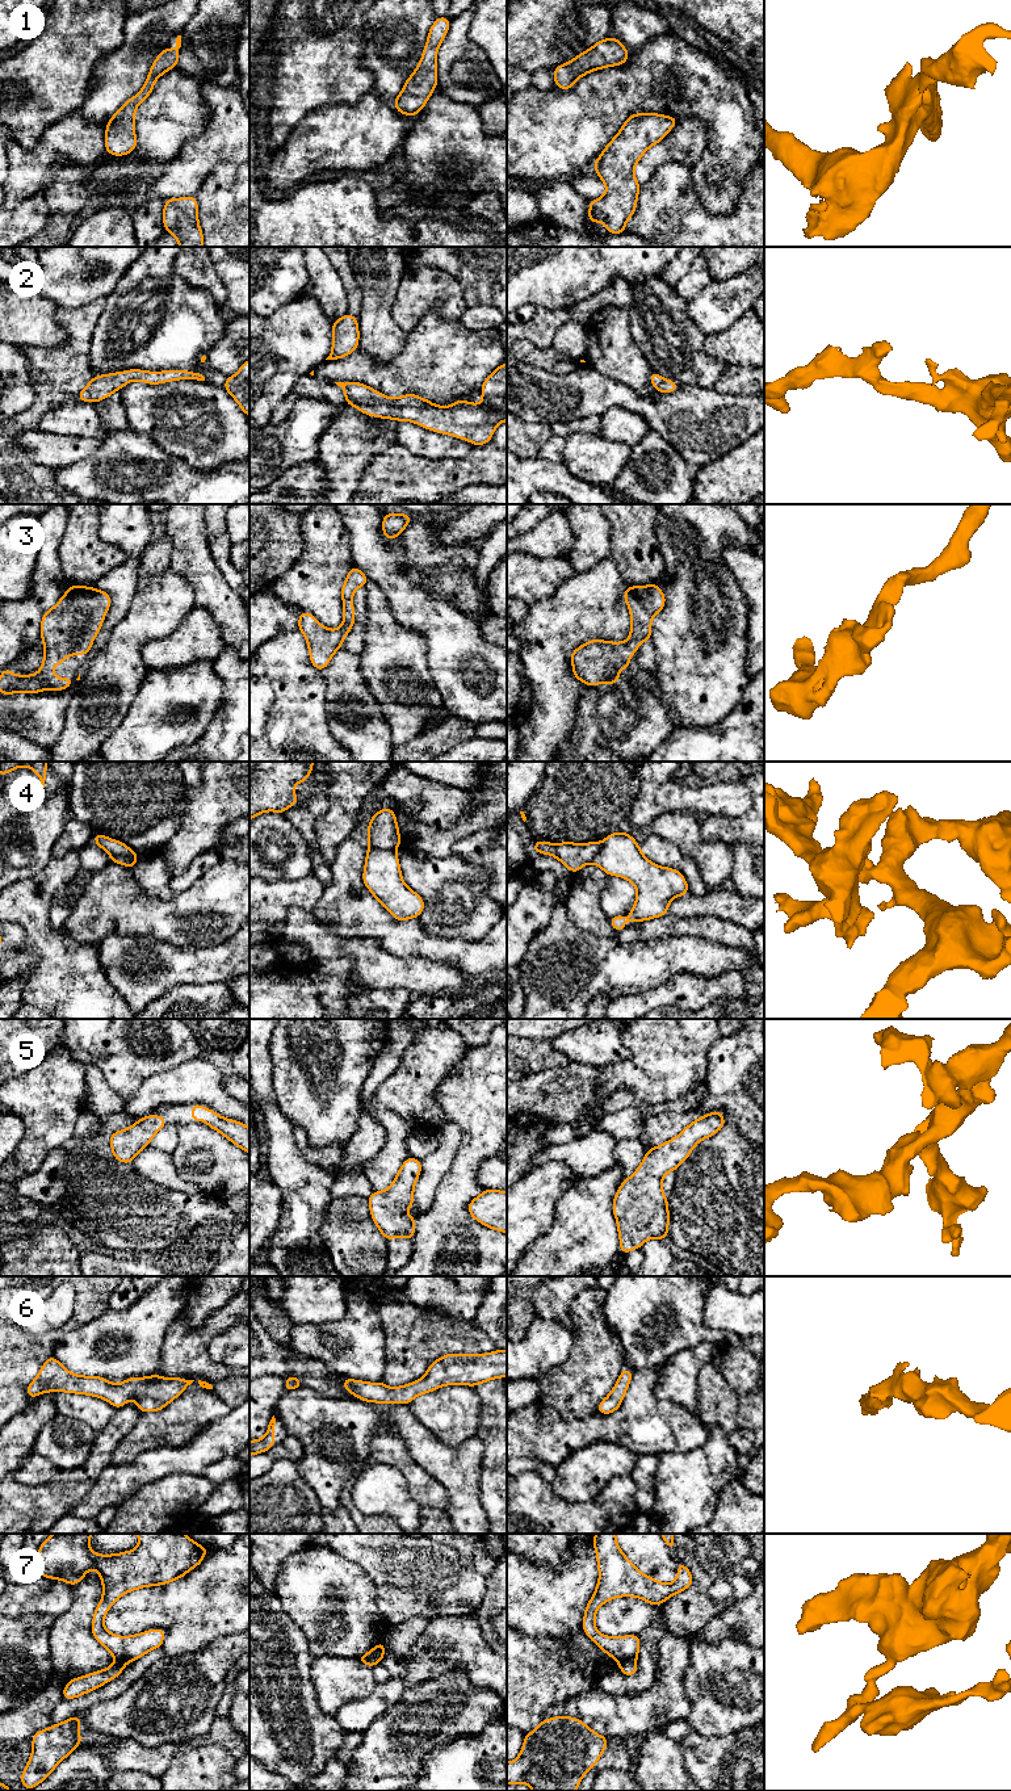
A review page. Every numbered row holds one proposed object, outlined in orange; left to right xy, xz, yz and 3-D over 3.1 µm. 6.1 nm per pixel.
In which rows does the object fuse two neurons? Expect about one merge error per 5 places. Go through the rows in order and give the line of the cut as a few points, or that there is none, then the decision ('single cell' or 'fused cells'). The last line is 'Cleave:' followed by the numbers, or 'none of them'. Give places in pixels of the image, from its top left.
1: no cut | single cell
2: no cut | single cell
3: no cut | single cell
4: xz (368, 848), (390, 848), (394, 851) | fused cells
5: no cut | single cell
6: no cut | single cell
7: yz (636, 1657), (626, 1659), (619, 1664) | fused cells
Cleave: 4, 7

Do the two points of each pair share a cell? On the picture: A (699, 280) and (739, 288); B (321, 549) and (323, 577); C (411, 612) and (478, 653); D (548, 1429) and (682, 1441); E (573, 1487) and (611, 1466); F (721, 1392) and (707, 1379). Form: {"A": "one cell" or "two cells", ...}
{"A": "two cells", "B": "one cell", "C": "one cell", "D": "one cell", "E": "one cell", "F": "one cell"}

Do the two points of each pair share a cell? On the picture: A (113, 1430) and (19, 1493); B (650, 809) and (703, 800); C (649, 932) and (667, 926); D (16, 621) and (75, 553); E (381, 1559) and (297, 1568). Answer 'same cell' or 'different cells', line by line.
A: same cell
B: same cell
C: same cell
D: different cells
E: different cells

